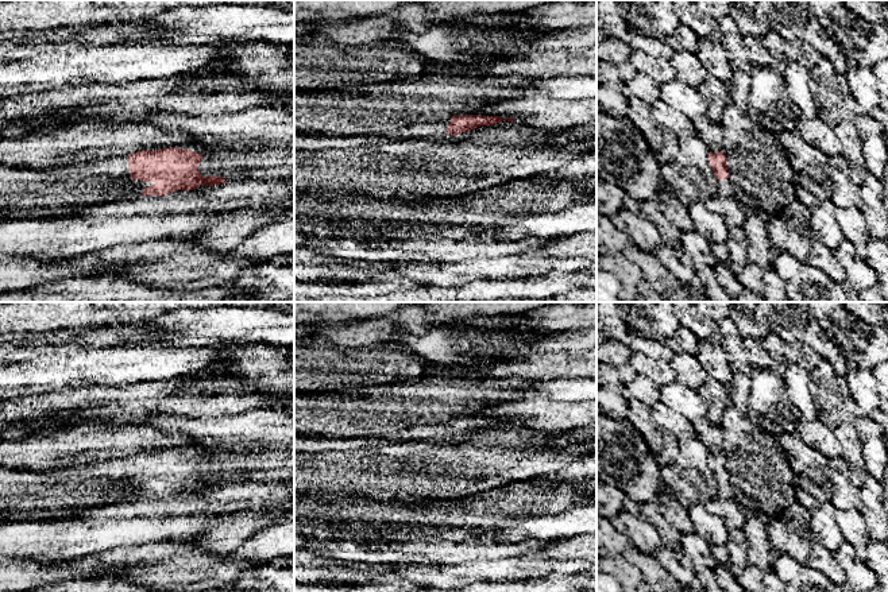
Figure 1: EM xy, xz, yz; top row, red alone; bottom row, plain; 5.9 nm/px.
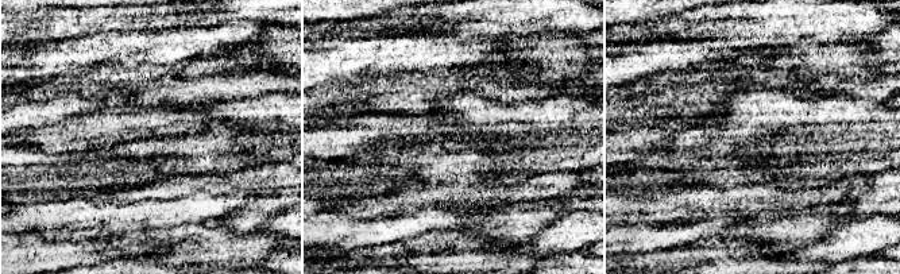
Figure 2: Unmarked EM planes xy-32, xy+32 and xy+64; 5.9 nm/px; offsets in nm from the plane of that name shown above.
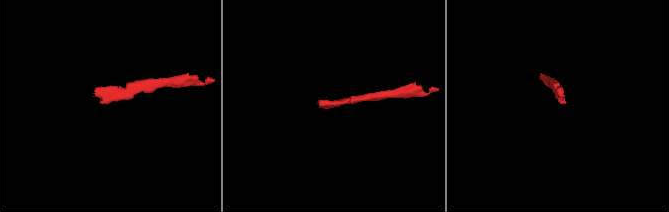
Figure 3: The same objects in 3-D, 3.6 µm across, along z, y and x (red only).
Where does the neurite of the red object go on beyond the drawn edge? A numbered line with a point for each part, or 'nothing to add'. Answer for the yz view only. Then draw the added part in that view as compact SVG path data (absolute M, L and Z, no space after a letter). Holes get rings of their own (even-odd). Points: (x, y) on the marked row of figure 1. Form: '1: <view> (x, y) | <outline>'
1: yz (726, 188) | M730 178L717 179L718 196L733 197L736 193L736 185Z

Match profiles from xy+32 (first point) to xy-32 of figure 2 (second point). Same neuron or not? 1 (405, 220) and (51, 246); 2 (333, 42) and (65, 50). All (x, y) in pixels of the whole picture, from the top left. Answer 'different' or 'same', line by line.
1: different
2: different

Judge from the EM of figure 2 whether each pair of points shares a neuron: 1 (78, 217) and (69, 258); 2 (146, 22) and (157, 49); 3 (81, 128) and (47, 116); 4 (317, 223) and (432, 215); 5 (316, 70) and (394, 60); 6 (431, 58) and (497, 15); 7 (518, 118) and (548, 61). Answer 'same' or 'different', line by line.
1: different
2: different
3: different
4: same
5: same
6: different
7: different

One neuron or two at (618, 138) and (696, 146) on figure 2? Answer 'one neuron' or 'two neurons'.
two neurons

